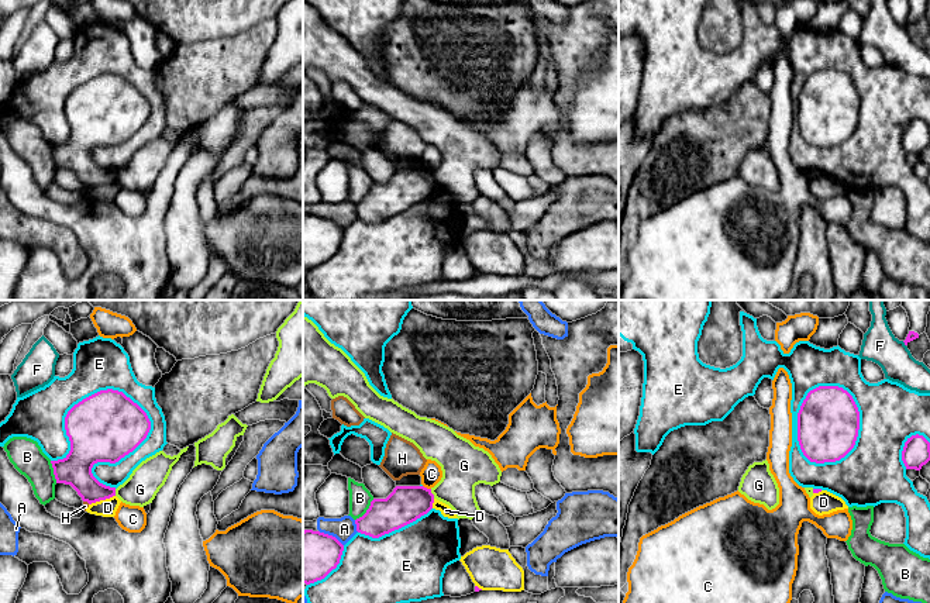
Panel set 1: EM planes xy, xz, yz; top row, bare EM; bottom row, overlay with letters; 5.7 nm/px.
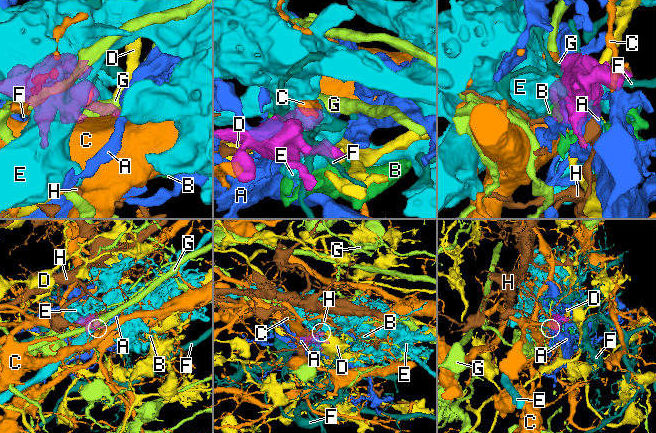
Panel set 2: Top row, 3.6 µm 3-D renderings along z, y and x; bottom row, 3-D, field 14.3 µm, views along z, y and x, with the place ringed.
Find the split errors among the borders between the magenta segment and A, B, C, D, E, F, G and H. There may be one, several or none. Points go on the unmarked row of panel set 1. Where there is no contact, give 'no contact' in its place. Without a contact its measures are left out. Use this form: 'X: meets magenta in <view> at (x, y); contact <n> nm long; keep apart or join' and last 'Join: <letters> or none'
A: meets magenta in xz at (331, 220); contact 170 nm long; keep apart
B: meets magenta in xz at (367, 195); contact 170 nm long; keep apart
C: meets magenta in xz at (426, 172); contact 50 nm long; keep apart
D: meets magenta in xy at (102, 183); contact 160 nm long; keep apart
E: meets magenta in xy at (83, 83); contact 600 nm long; keep apart
F: meets magenta in yz at (905, 28); contact 40 nm long; keep apart
G: meets magenta in xz at (431, 178); contact 60 nm long; keep apart
H: meets magenta in xy at (86, 185); contact 40 nm long; keep apart
Join: none

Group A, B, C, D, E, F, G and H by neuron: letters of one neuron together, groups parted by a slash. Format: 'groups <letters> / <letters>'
groups A / B / C / D / E / F / G / H

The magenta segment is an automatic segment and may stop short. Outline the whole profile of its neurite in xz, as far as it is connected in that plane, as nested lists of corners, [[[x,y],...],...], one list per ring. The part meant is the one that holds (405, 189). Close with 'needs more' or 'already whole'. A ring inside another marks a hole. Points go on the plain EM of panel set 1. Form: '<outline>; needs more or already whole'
[[[396,170],[386,183],[373,183],[366,197],[355,204],[356,216],[379,223],[399,214],[433,193],[434,179],[424,170]]]; already whole

